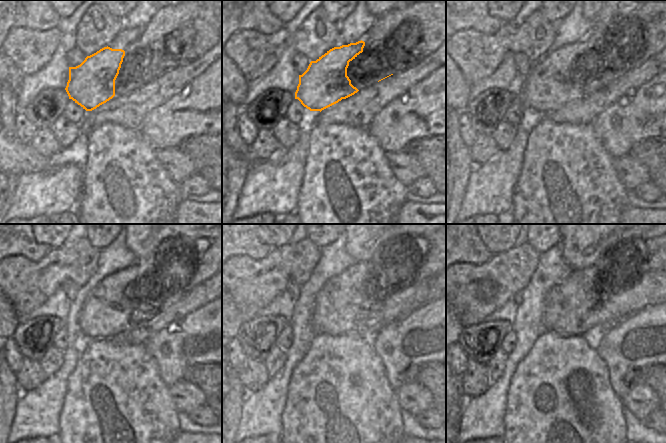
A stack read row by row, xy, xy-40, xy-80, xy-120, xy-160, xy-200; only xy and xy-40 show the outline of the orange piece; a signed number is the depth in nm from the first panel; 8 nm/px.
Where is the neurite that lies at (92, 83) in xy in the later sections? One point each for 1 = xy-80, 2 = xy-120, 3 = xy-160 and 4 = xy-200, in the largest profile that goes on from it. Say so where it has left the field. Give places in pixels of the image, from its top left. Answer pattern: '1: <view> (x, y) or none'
1: xy-80 (549, 86)
2: xy-120 (108, 311)
3: xy-160 (342, 306)
4: xy-200 (568, 305)

